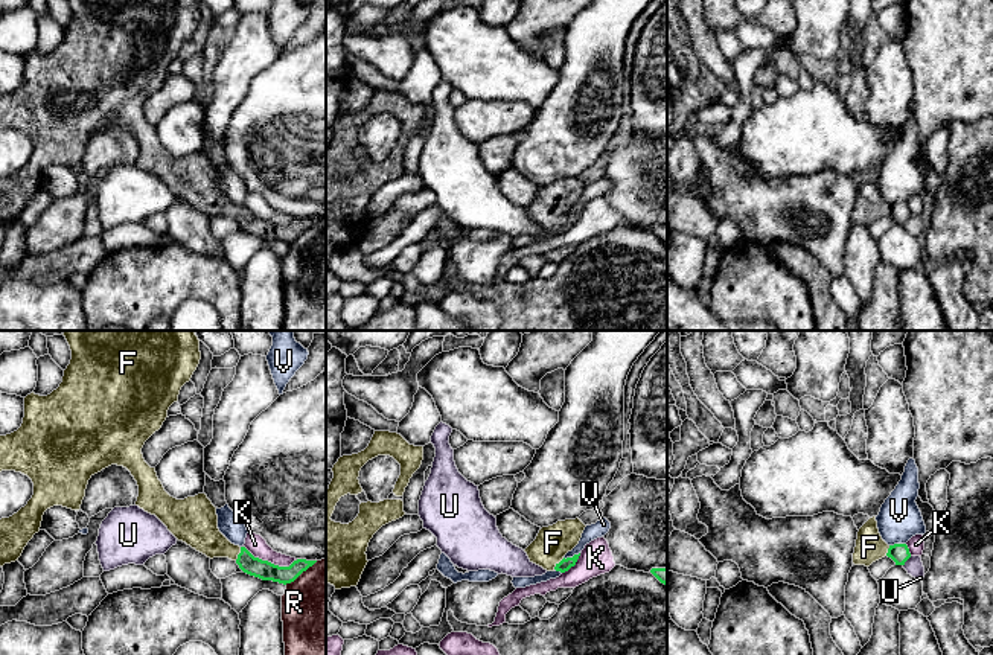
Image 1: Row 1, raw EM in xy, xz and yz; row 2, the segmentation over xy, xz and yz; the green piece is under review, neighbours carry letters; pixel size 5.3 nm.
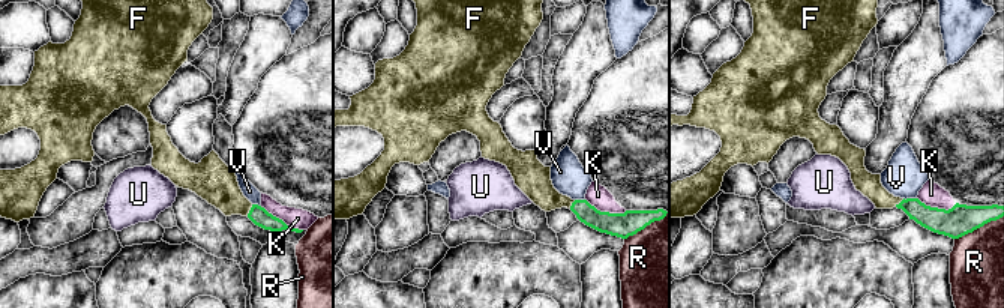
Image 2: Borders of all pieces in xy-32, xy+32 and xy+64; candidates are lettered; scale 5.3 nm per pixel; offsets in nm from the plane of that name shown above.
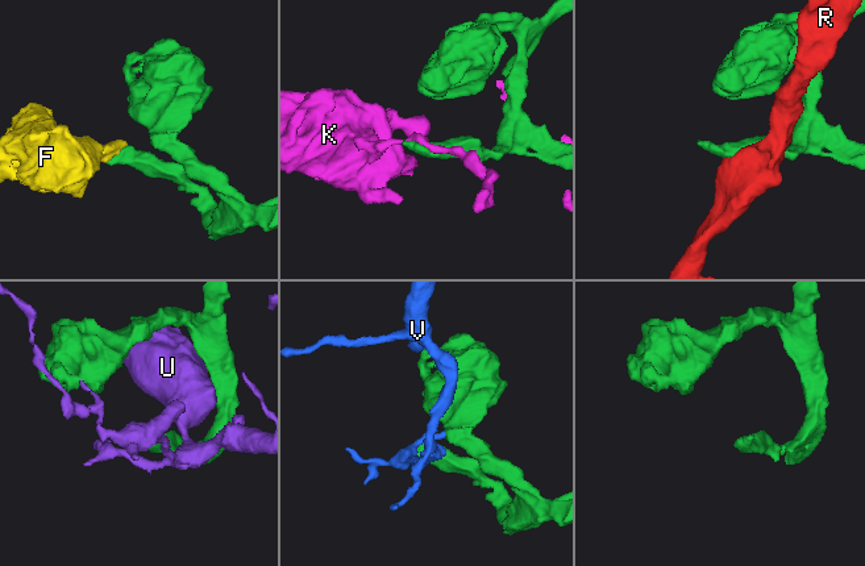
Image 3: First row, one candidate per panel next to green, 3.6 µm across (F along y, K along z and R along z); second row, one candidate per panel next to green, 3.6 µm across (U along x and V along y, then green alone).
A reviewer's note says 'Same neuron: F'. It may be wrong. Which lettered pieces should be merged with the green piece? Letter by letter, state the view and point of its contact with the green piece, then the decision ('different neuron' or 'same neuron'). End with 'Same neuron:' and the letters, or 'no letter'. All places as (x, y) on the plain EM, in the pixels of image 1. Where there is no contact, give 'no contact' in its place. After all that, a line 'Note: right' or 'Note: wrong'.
F: xy (239, 212) | same neuron
K: xy (270, 221) | different neuron
R: xy (300, 232) | different neuron
U: yz (906, 218) | different neuron
V: xz (573, 215) | different neuron
Same neuron: F
Note: right

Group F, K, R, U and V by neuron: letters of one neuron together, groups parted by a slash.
F / K / R / U / V

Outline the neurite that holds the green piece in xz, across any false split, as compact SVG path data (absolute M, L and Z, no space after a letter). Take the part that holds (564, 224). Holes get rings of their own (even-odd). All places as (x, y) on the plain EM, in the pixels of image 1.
M579 177L557 180L553 184L542 186L524 210L530 221L544 228L565 232L576 224L580 212L567 218L564 215L579 203L585 186Z

